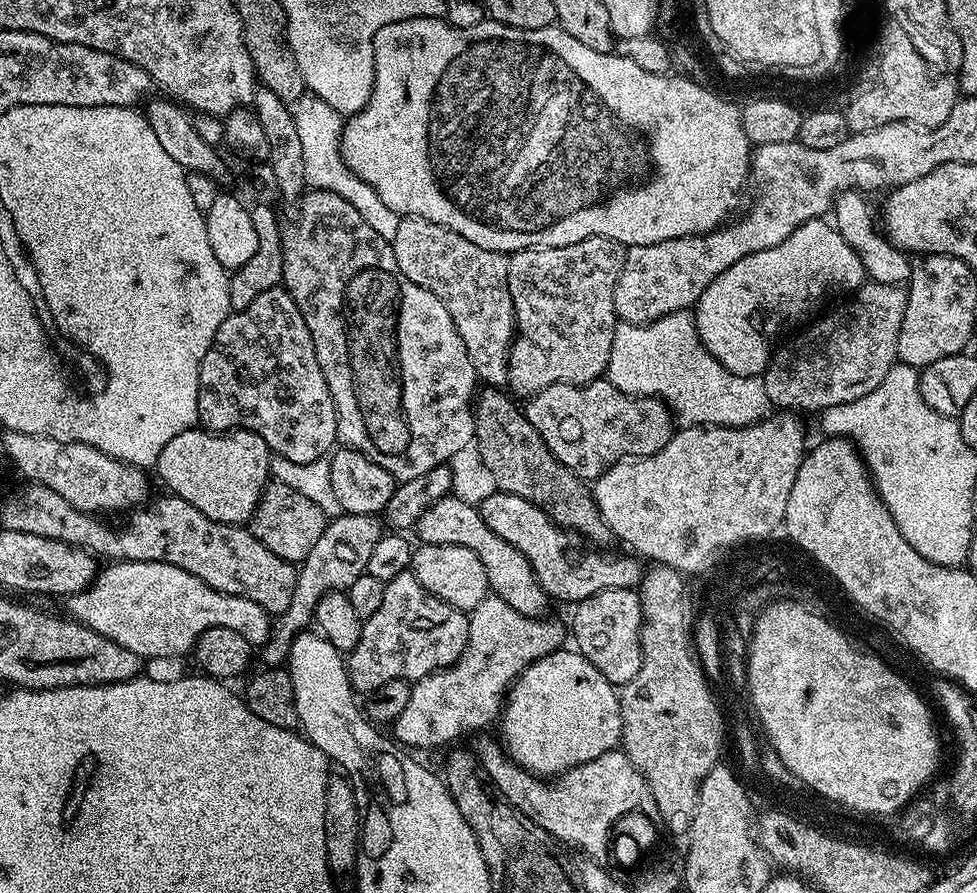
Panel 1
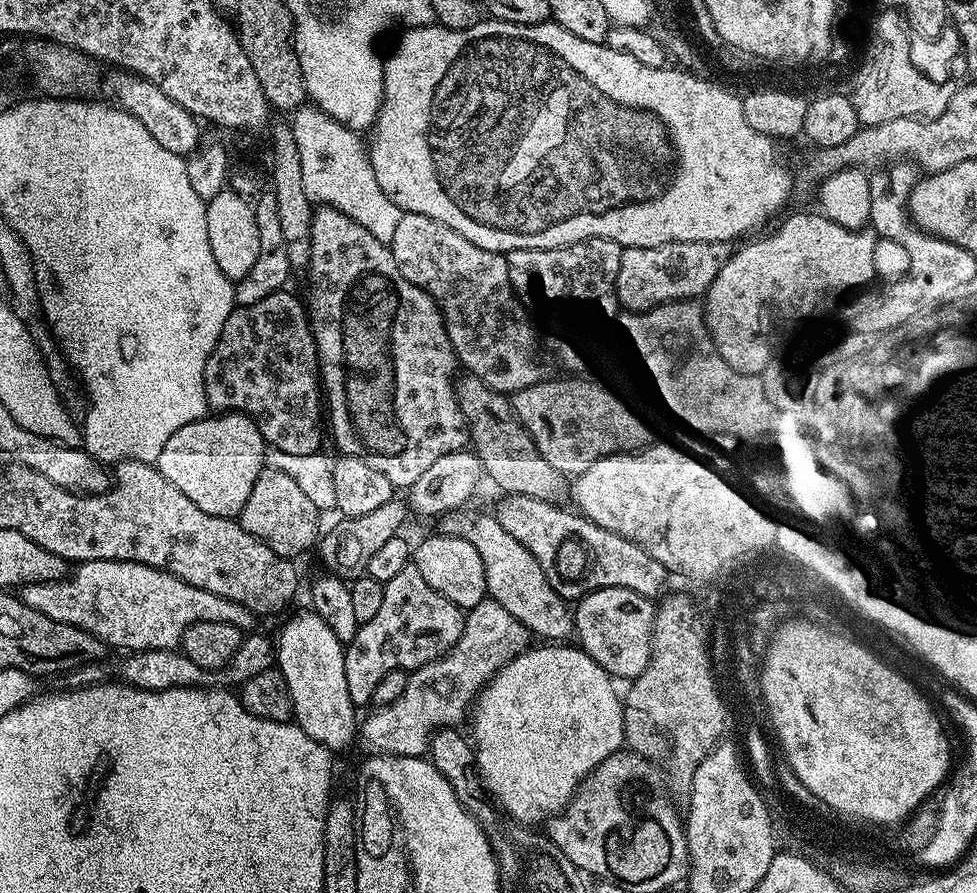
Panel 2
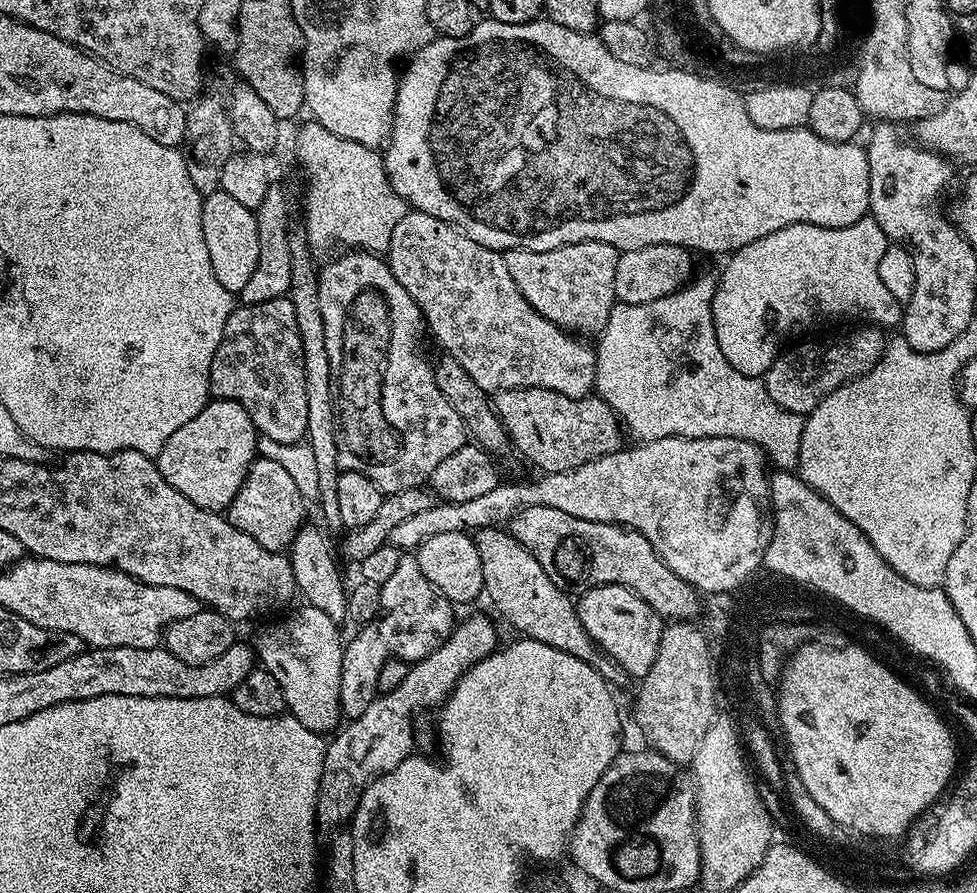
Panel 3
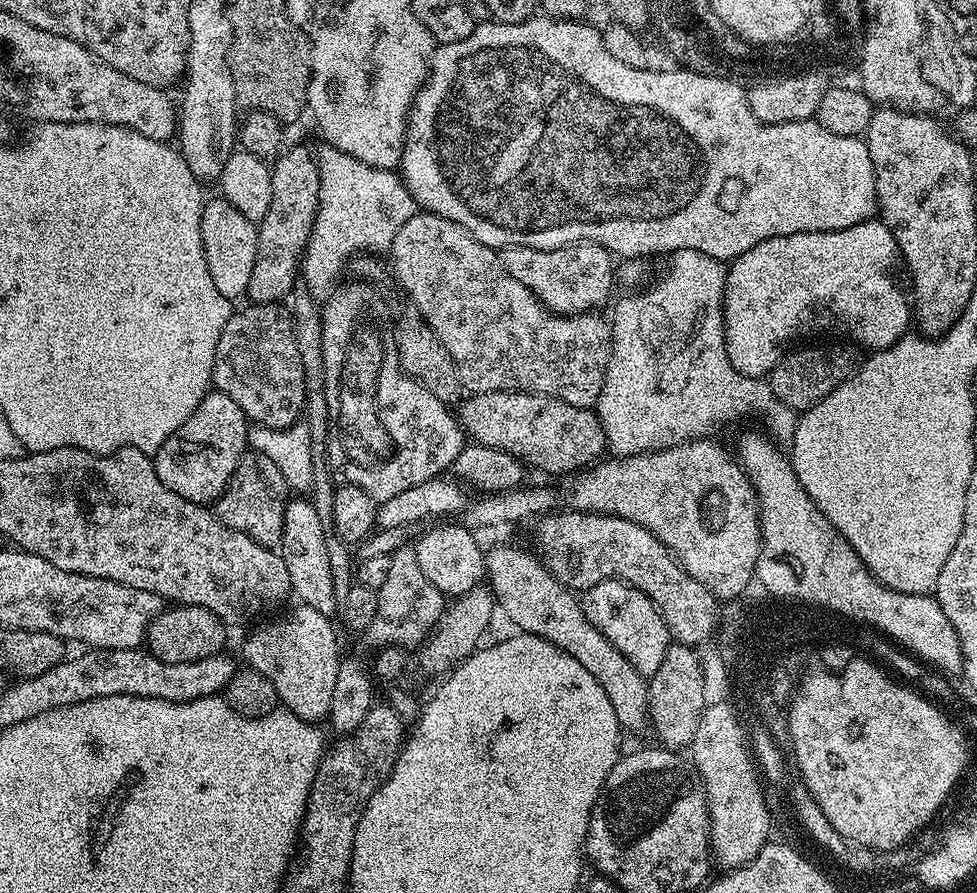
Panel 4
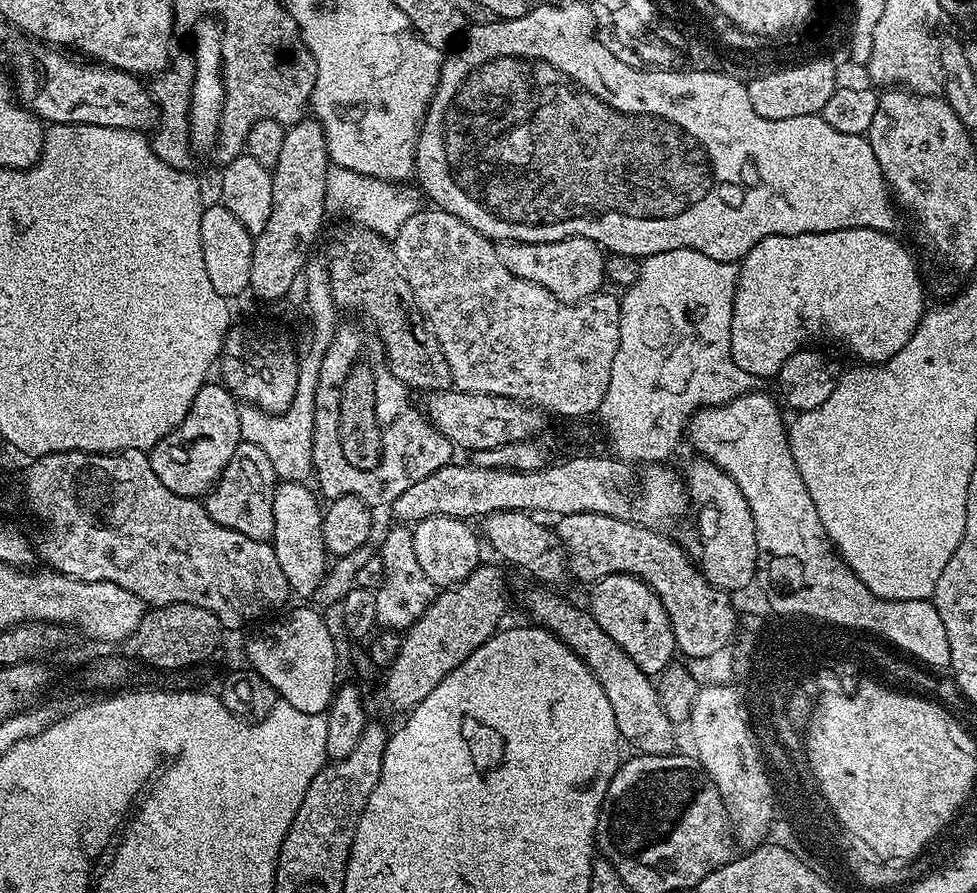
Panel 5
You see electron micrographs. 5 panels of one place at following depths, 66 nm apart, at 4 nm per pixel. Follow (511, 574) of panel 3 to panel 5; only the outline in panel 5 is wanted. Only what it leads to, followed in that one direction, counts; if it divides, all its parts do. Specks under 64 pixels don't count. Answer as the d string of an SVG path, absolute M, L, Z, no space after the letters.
M540 590L528 596L528 608L537 625L553 632L560 641L598 678L602 690L610 698L610 706L614 706L614 722L620 731L621 741L625 745L633 744L637 753L646 756L670 756L677 751L674 722L664 712L660 704L660 694L653 677L647 676L630 659L630 654L594 622L592 613L583 607L575 608L568 600L563 600L556 590Z

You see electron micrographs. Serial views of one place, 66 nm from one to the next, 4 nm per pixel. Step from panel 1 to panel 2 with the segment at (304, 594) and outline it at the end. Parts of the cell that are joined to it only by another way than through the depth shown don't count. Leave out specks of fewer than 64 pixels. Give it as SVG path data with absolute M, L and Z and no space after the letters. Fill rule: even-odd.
M394 498L386 502L386 506L378 506L378 510L370 510L370 514L337 519L337 524L329 532L327 529L318 540L320 556L328 567L325 569L345 582L351 582L365 575L371 556L390 538L401 535L400 527L403 526L407 516L410 516L407 503L403 499ZM252 636L241 639L238 650L234 650L234 658L226 662L217 672L207 672L202 666L194 666L190 658L186 658L179 650L146 650L145 652L128 652L120 660L119 679L131 688L141 688L151 692L161 692L167 688L214 688L217 686L239 686L246 683L254 674L262 674L262 670L273 667L276 649L273 641L264 636Z

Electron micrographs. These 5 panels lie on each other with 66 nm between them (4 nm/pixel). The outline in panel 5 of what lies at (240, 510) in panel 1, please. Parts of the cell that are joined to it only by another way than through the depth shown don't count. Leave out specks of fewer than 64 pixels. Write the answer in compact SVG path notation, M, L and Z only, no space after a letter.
M206 382L202 390L194 398L186 418L166 438L162 438L150 450L154 474L158 474L158 482L166 486L166 490L174 490L174 494L179 496L191 496L193 498L203 498L207 496L209 490L216 484L216 479L226 470L230 458L234 458L234 450L242 443L239 432L239 414L241 405L235 396L224 387L223 383Z

